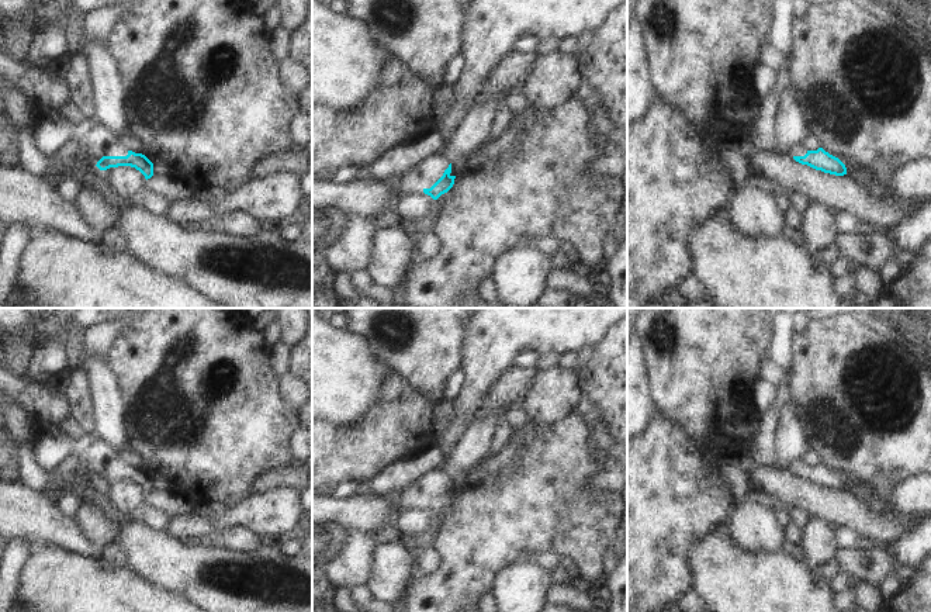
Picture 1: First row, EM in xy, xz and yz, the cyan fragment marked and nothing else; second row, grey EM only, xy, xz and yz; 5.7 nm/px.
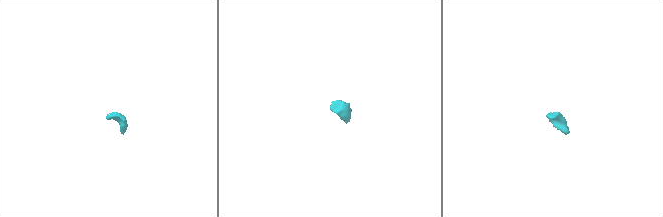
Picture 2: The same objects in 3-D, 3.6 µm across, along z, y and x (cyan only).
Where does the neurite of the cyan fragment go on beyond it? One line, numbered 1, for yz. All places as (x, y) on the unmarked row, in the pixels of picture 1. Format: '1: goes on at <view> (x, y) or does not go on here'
1: goes on at yz (799, 464)

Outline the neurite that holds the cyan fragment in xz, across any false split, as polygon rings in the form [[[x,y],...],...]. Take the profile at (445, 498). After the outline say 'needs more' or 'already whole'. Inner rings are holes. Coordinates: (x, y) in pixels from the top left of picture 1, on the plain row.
[[[439,467],[428,471],[399,492],[394,492],[391,498],[398,509],[425,508],[433,515],[437,515],[454,499],[456,491],[451,491],[450,488],[451,478]]]; needs more

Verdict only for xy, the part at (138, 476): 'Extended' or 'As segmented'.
Extended.

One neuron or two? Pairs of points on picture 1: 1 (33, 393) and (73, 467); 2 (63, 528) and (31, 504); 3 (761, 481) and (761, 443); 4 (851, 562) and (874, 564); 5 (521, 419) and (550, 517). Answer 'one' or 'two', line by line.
1: two
2: one
3: two
4: one
5: two

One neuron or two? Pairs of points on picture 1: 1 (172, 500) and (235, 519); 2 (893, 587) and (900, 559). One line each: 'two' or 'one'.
1: two
2: one

